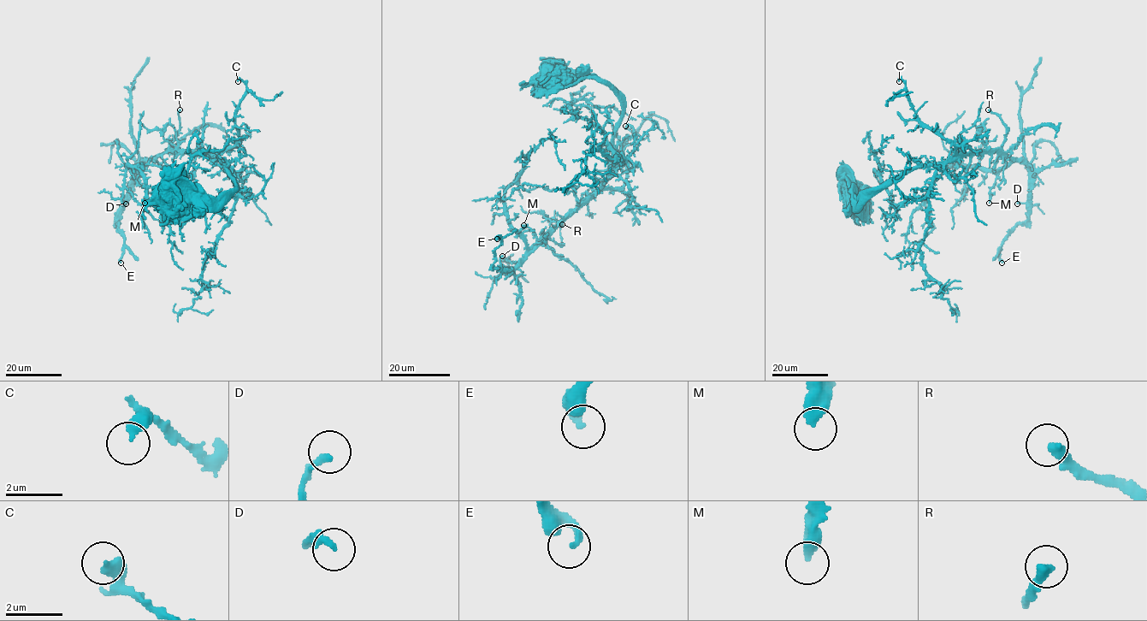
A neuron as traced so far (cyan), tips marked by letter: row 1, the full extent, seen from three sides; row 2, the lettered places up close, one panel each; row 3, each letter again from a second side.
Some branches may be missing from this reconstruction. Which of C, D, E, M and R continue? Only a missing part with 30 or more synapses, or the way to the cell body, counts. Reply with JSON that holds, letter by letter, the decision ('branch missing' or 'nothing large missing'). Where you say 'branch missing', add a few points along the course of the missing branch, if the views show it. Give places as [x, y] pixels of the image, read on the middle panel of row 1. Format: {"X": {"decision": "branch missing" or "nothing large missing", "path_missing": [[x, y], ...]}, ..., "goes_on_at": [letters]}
{"C": {"decision": "nothing large missing"}, "D": {"decision": "nothing large missing"}, "E": {"decision": "nothing large missing"}, "M": {"decision": "nothing large missing"}, "R": {"decision": "nothing large missing"}, "goes_on_at": []}

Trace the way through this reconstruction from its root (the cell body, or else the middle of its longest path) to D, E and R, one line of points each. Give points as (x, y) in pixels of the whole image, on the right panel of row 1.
D: (860, 204), (854, 201), (864, 201), (915, 168), (993, 150), (1020, 159), (1028, 167), (1029, 198), (1017, 204)
E: (860, 204), (854, 201), (915, 168), (993, 150), (1020, 159), (1028, 167), (1029, 213), (1002, 244), (1002, 263)
R: (860, 204), (854, 201), (864, 201), (915, 168), (1000, 147), (1005, 124), (988, 109)

